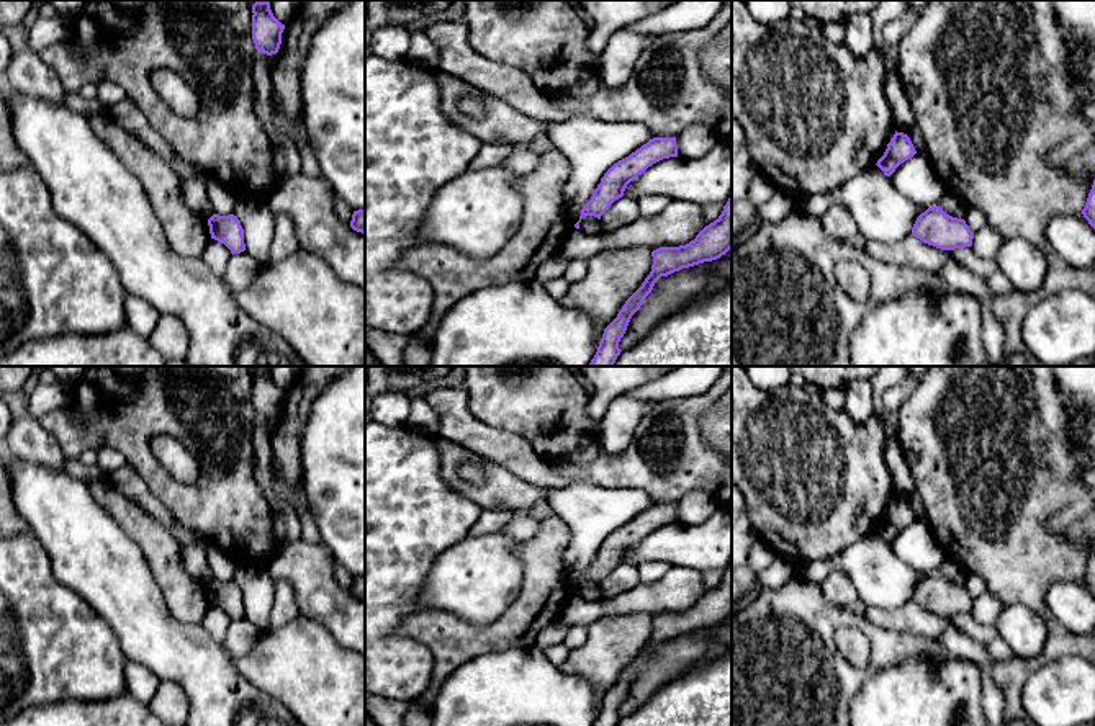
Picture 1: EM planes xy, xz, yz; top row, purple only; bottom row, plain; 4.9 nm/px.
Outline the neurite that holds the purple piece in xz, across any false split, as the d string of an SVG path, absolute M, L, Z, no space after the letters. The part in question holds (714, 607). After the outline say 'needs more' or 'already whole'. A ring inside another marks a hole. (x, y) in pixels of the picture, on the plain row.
M732 559L722 580L705 592L694 607L679 613L660 613L651 618L653 631L642 652L625 667L617 683L604 695L593 726L617 726L619 708L624 703L632 682L640 675L661 643L704 628L712 628L732 615Z | already whole

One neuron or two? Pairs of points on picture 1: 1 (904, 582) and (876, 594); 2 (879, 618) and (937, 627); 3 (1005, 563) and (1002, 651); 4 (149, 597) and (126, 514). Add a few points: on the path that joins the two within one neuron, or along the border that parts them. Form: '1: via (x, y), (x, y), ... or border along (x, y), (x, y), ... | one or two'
1: via (897, 582), (887, 582), (883, 587) | one
2: via (894, 618), (922, 622) | one
3: border along (1013, 656), (995, 661) | two
4: border along (107, 512), (136, 543), (154, 573) | two

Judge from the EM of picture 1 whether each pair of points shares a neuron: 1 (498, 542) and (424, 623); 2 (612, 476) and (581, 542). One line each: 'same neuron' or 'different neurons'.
1: different neurons
2: different neurons

